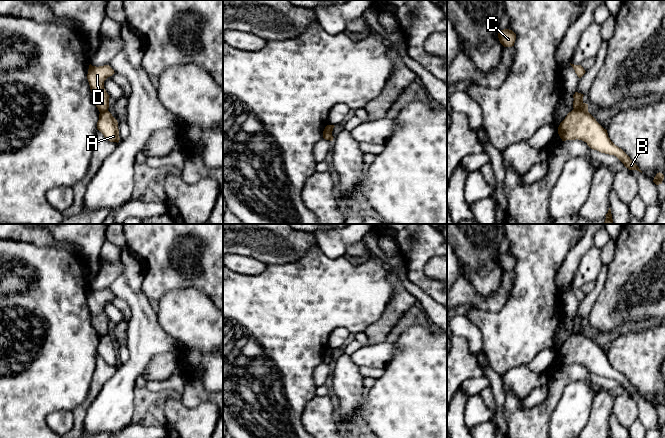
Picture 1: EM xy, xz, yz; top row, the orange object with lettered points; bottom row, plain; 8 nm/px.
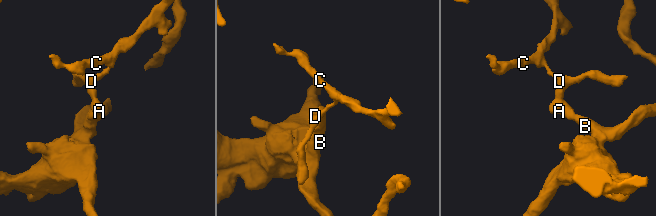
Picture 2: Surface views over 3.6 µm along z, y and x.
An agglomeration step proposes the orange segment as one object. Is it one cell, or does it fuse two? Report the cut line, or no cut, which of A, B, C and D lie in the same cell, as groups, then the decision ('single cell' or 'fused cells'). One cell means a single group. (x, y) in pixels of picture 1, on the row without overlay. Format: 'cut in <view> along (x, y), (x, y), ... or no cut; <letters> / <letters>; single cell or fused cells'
cut in yz along (573, 333), (587, 334); A B / C D; fused cells

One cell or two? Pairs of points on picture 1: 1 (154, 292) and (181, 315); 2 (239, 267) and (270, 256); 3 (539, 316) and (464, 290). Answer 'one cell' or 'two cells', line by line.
1: two cells
2: two cells
3: two cells

